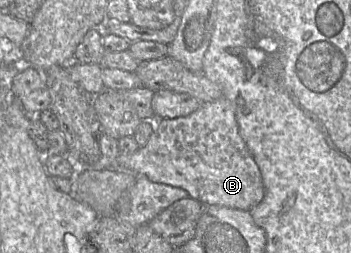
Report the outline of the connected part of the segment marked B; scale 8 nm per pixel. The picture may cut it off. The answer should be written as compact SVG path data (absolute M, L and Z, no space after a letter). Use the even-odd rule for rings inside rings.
M224 96L203 103L187 116L156 119L155 128L145 146L131 154L120 152L117 166L136 175L145 175L150 181L179 187L189 196L205 205L218 205L241 210L251 210L265 195L260 169L241 137L234 104Z

